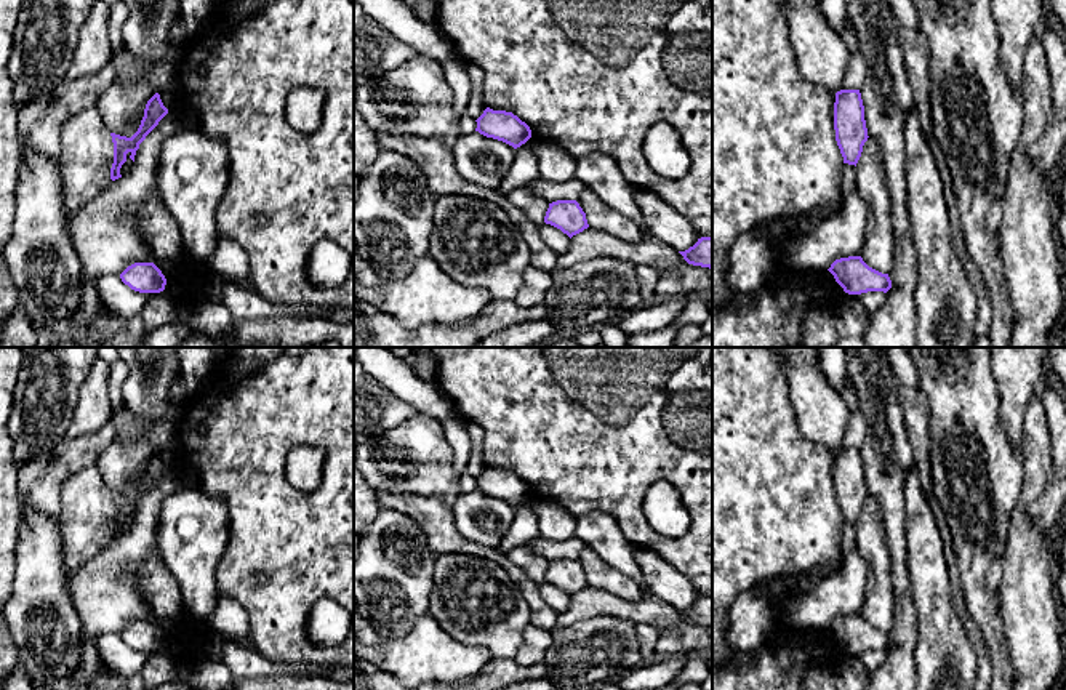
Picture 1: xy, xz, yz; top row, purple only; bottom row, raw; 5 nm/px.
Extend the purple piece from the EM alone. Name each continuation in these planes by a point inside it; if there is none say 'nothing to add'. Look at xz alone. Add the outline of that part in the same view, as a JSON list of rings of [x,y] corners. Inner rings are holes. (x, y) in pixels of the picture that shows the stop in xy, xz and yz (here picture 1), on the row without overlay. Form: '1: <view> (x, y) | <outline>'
nothing to add

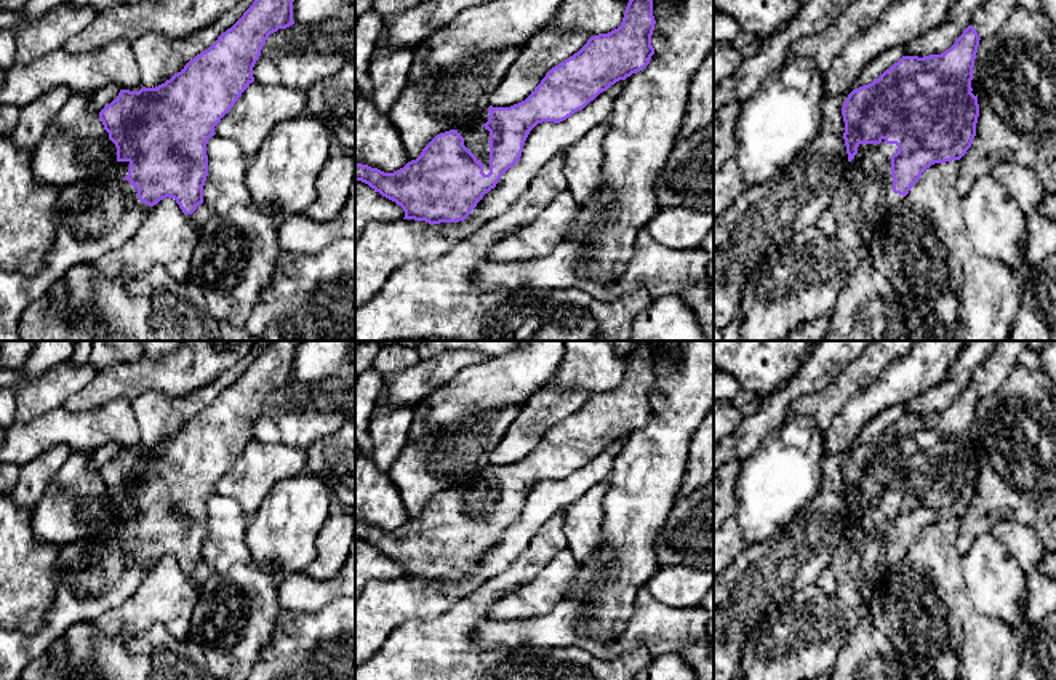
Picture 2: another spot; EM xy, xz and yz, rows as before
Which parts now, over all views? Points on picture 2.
nothing to add

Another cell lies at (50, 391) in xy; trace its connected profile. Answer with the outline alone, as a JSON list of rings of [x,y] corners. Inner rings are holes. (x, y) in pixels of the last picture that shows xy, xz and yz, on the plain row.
[[[72,360],[54,365],[34,379],[22,376],[19,370],[0,370],[0,387],[19,384],[14,419],[29,422],[48,411],[64,408],[66,402],[88,386],[96,373],[90,360],[78,366]]]

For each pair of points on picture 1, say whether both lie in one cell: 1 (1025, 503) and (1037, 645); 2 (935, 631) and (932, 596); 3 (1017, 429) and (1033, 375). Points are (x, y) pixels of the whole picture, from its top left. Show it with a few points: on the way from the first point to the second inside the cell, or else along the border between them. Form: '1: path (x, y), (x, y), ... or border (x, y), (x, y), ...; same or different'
1: path (1025, 538), (1028, 610); same
2: path (935, 623), (933, 604); same
3: path (1015, 417), (1015, 393), (1020, 388); same

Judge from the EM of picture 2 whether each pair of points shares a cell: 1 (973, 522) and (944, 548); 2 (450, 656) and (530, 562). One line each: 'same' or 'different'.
1: different
2: same

